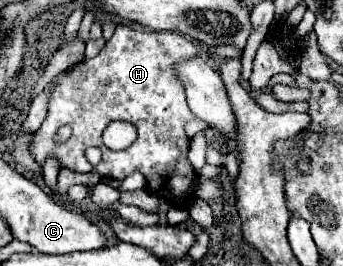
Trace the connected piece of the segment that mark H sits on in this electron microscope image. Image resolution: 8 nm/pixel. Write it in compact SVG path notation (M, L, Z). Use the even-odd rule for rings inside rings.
M118 25L112 39L106 41L104 49L100 51L98 57L94 59L84 59L82 63L74 65L70 71L58 75L58 85L54 87L48 103L48 117L44 119L42 127L34 133L30 153L32 157L42 165L50 153L56 153L60 159L62 167L68 167L72 171L88 173L88 171L98 171L102 177L112 177L112 179L124 179L134 171L142 171L144 177L148 179L148 191L166 197L174 205L188 205L192 197L192 187L194 187L194 169L188 161L188 147L190 147L190 137L184 133L184 125L190 119L196 119L194 113L190 113L188 103L186 103L186 93L184 87L176 75L176 63L196 55L196 47L192 41L178 33L158 33L150 29L132 29L126 25ZM112 121L128 121L138 129L138 139L134 145L130 145L124 151L110 151L102 143L102 131L106 129L108 123ZM62 125L72 125L72 137L66 143L54 143L54 135ZM88 147L98 147L102 151L102 161L92 167L90 161L86 159L84 151Z

